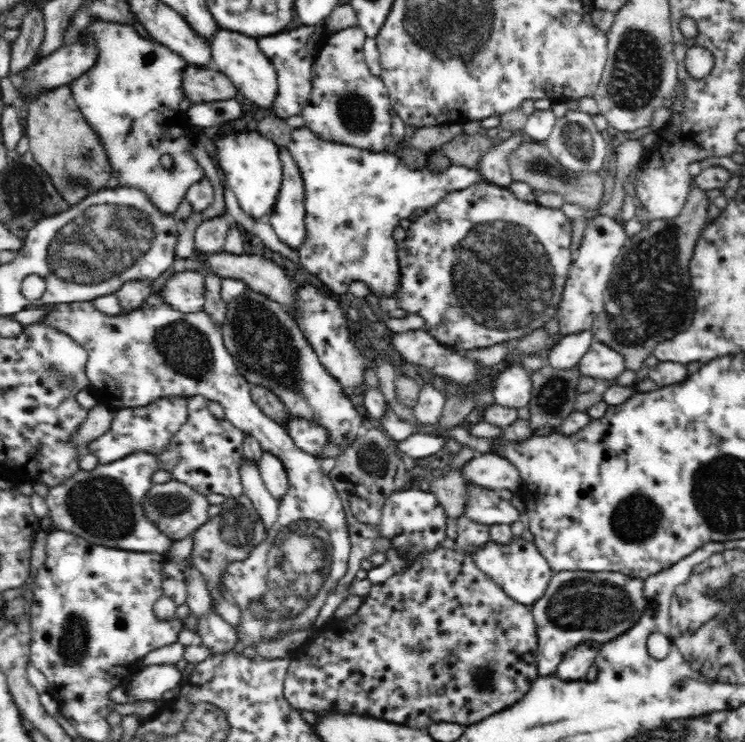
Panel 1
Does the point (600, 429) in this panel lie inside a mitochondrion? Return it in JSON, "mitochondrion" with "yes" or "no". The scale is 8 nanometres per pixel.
{"mitochondrion":"no"}

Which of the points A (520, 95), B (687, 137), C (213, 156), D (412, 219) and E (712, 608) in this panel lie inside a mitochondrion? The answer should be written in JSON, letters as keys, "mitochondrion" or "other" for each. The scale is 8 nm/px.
{"A":"other","B":"other","C":"other","D":"other","E":"mitochondrion"}

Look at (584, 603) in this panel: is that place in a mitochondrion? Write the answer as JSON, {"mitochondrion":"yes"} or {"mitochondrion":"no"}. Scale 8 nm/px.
{"mitochondrion":"yes"}

